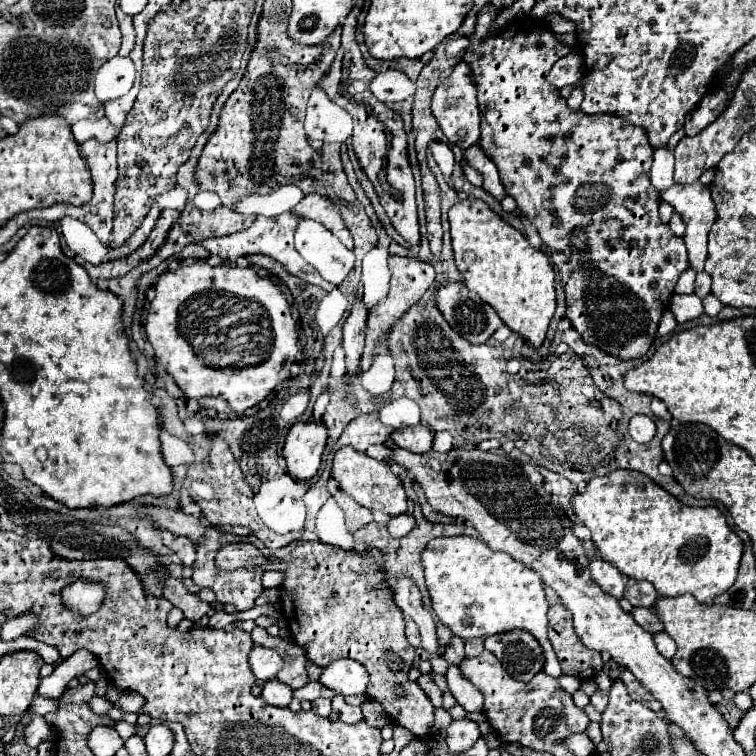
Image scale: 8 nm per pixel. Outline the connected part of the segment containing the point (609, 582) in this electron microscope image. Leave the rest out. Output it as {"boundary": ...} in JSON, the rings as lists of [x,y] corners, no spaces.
{"boundary":[[[596,555],[590,561],[590,577],[602,591],[610,593],[616,599],[622,597],[622,591],[624,591],[624,585],[626,585],[624,575],[612,563],[604,561],[600,555]]]}

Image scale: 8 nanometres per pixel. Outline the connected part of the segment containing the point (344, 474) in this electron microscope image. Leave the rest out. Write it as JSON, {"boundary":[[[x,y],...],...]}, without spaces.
{"boundary":[[[342,447],[334,453],[334,463],[332,463],[332,477],[338,481],[338,487],[350,495],[356,503],[362,507],[368,507],[372,511],[382,511],[390,517],[406,513],[408,505],[404,499],[404,487],[402,481],[392,473],[390,465],[386,461],[378,461],[368,457],[366,453],[358,453],[352,447]]]}

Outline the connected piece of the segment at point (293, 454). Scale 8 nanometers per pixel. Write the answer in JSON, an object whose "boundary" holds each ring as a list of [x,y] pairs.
{"boundary":[[[306,421],[294,423],[284,443],[284,459],[288,473],[298,481],[308,481],[320,467],[320,457],[326,447],[328,429],[324,423]]]}

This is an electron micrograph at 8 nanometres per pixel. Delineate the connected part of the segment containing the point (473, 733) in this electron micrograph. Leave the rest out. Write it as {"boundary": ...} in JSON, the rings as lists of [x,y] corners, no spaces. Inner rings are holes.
{"boundary":[[[458,719],[452,721],[446,731],[446,743],[450,747],[450,753],[462,753],[470,749],[480,739],[480,729],[476,721],[470,719]]]}

